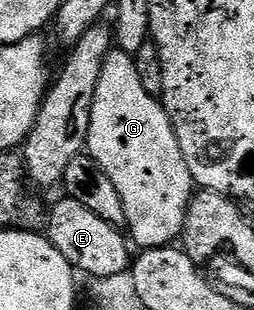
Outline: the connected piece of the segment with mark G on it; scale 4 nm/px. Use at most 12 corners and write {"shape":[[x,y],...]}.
{"shape":[[113,49],[86,150],[136,248],[182,236],[197,184],[166,109]]}

